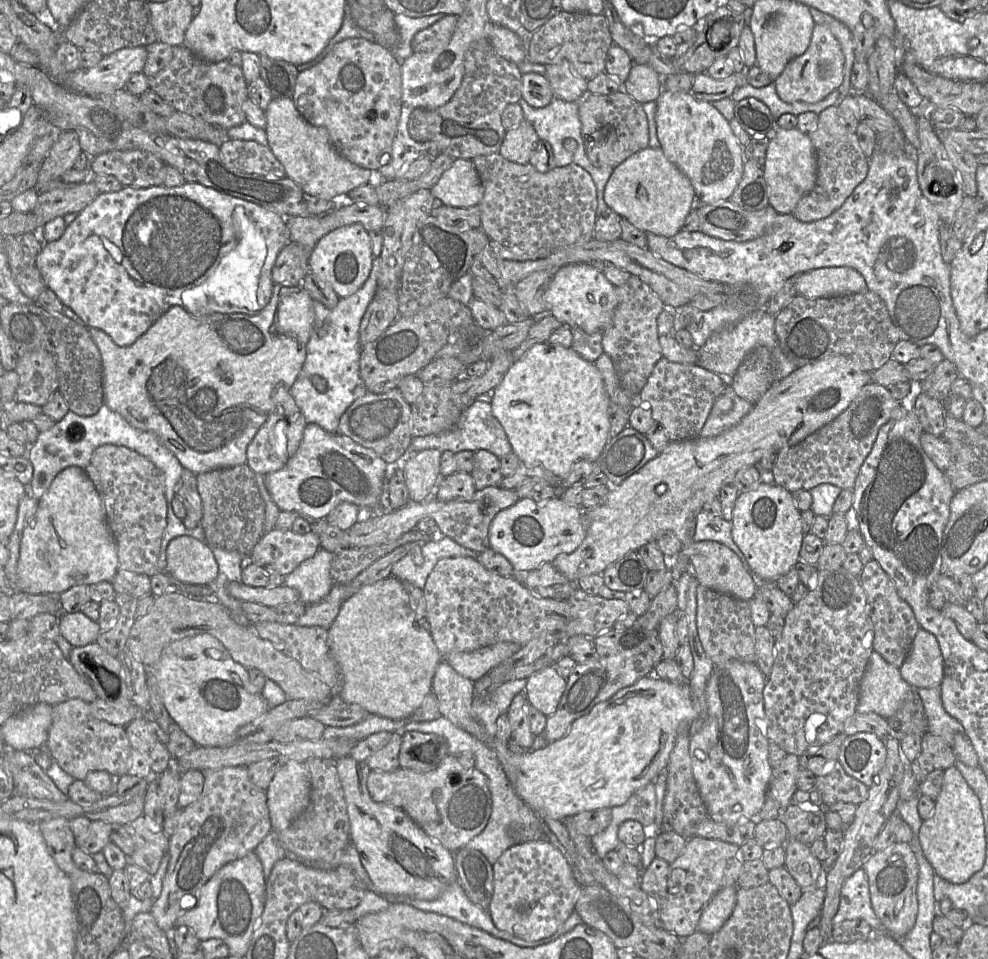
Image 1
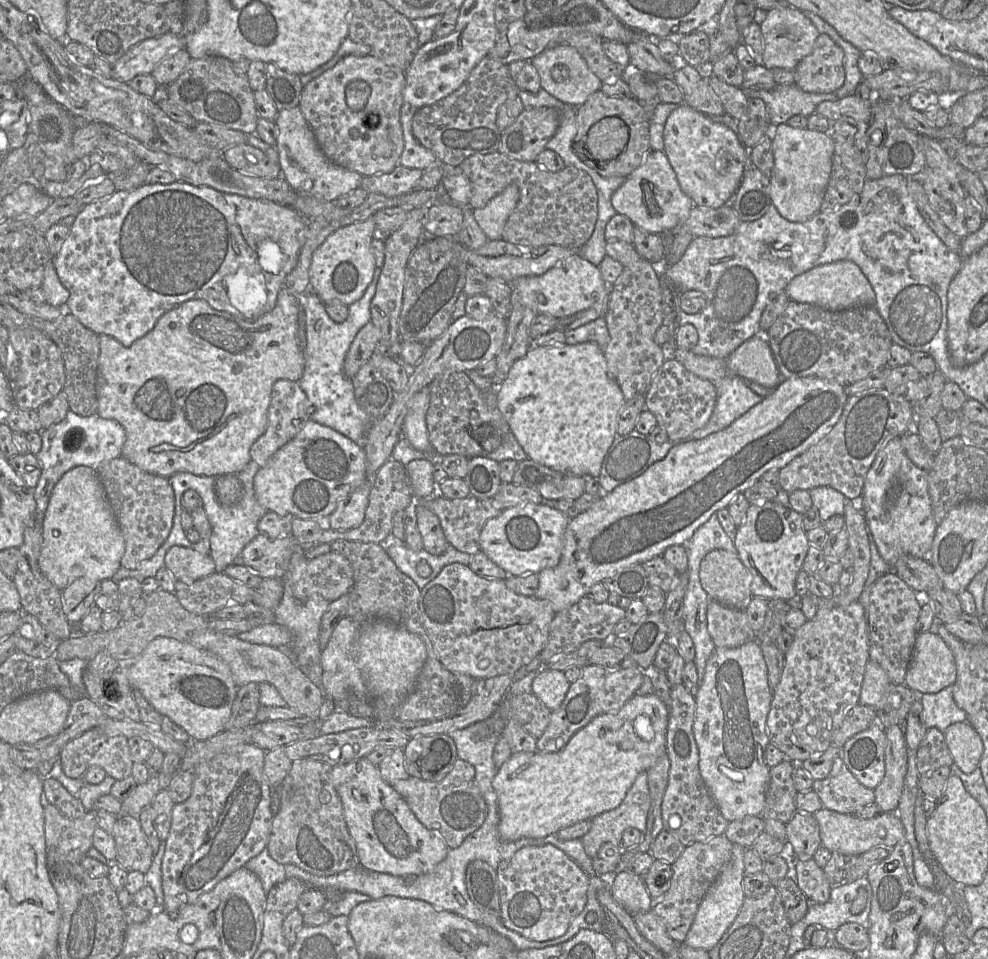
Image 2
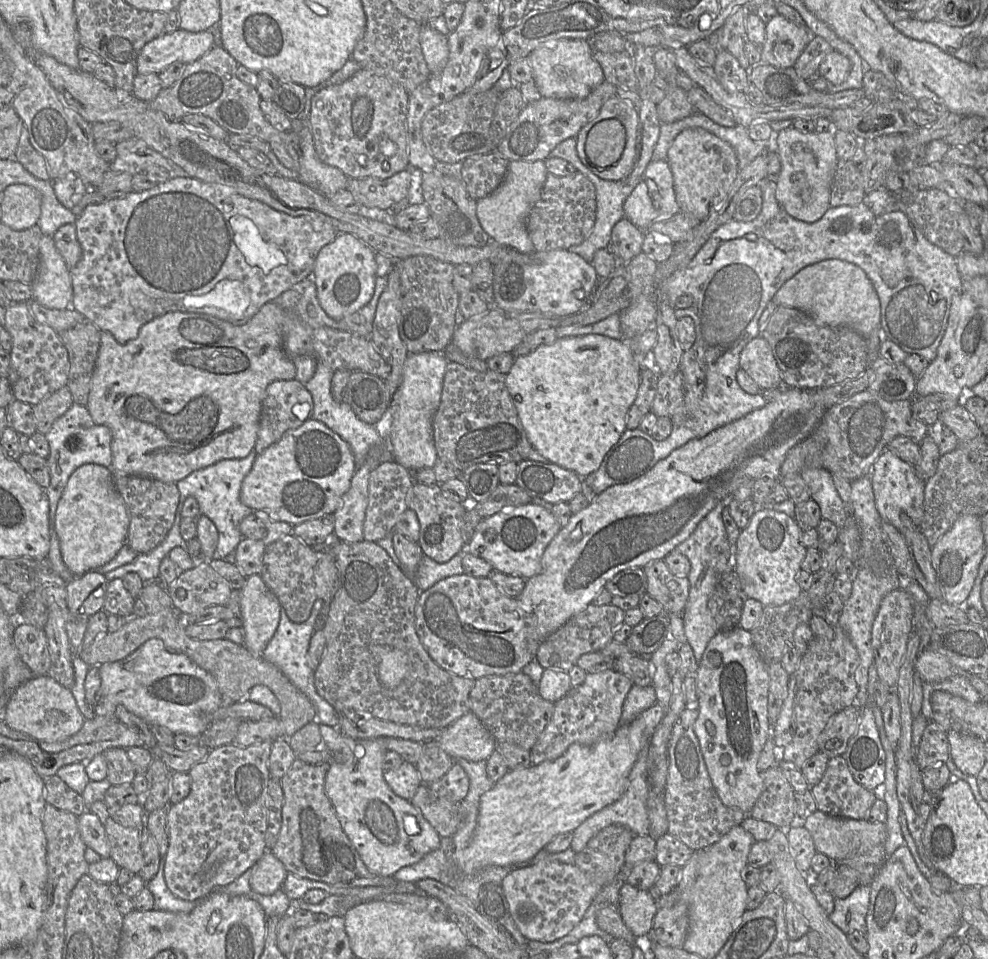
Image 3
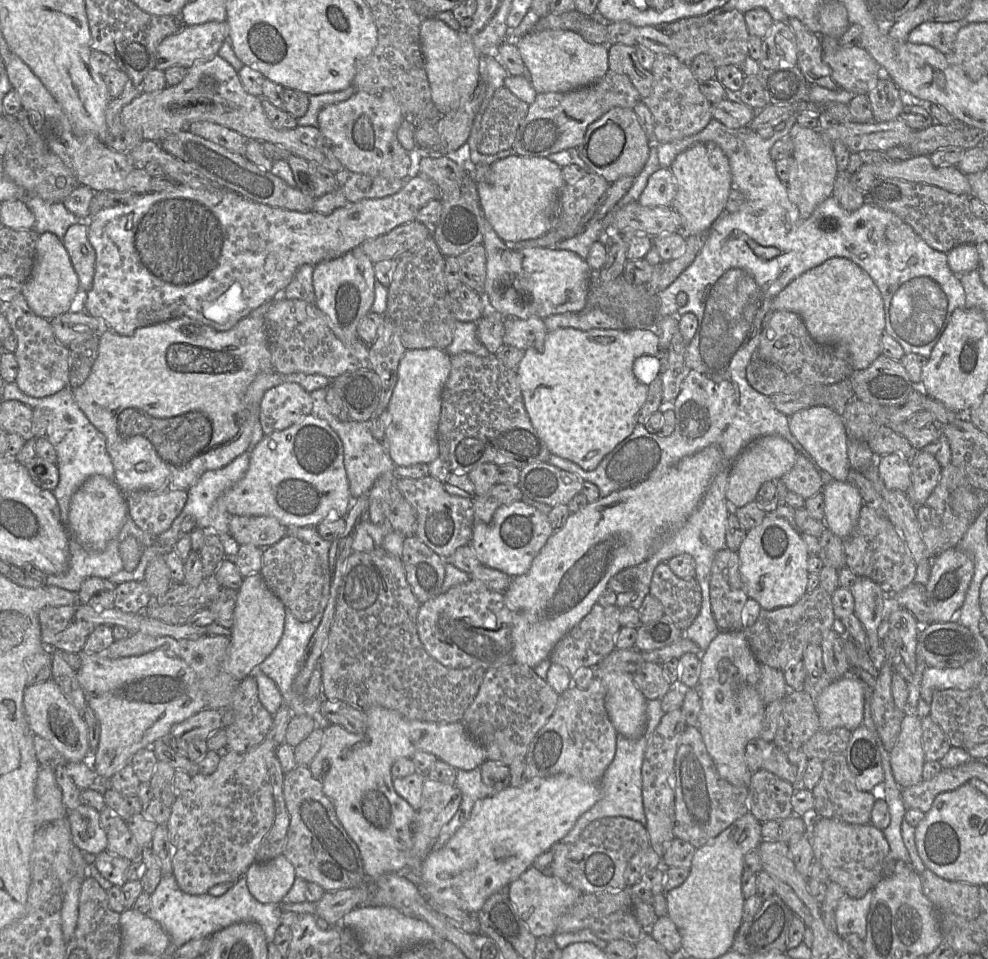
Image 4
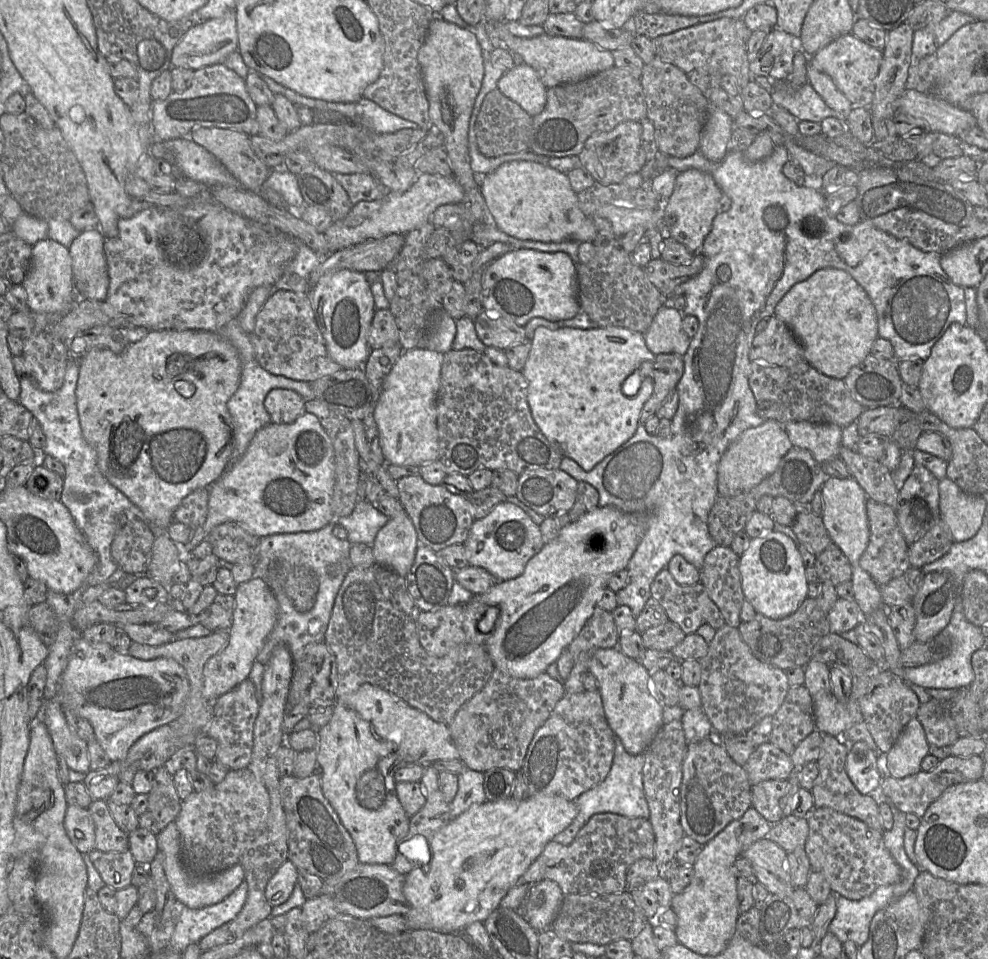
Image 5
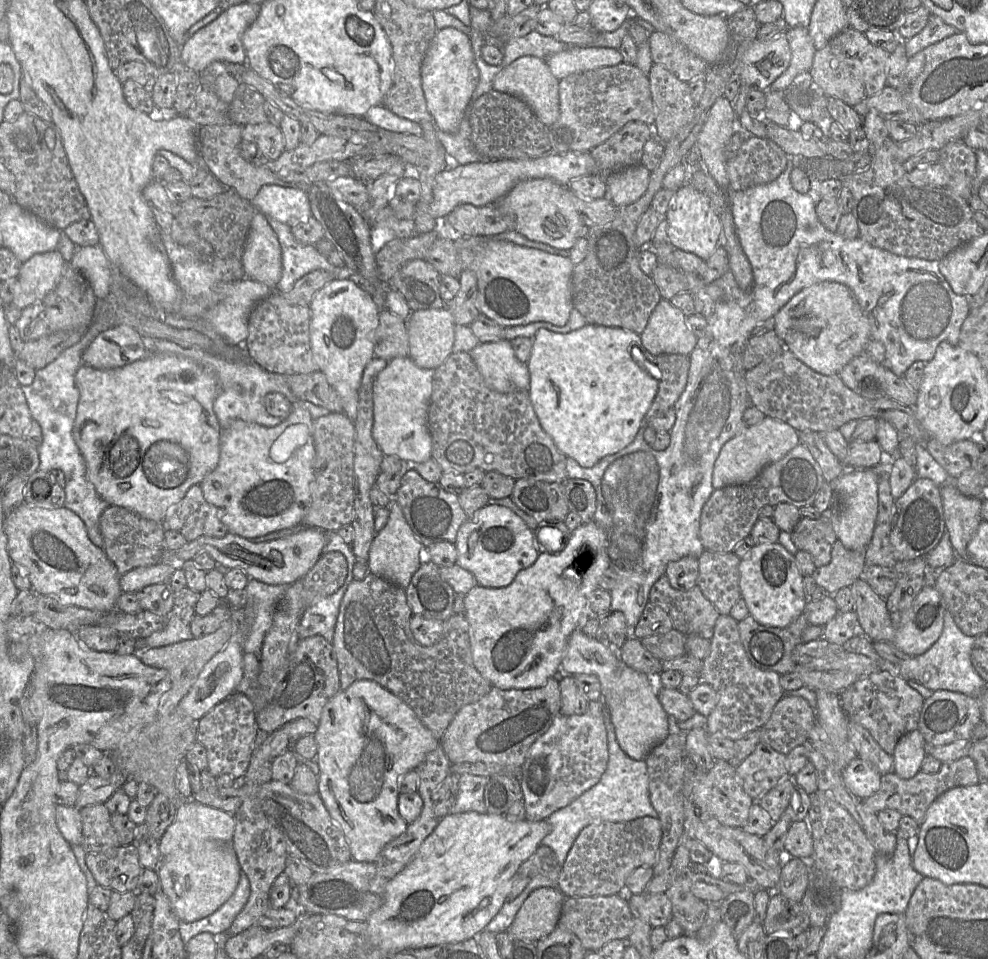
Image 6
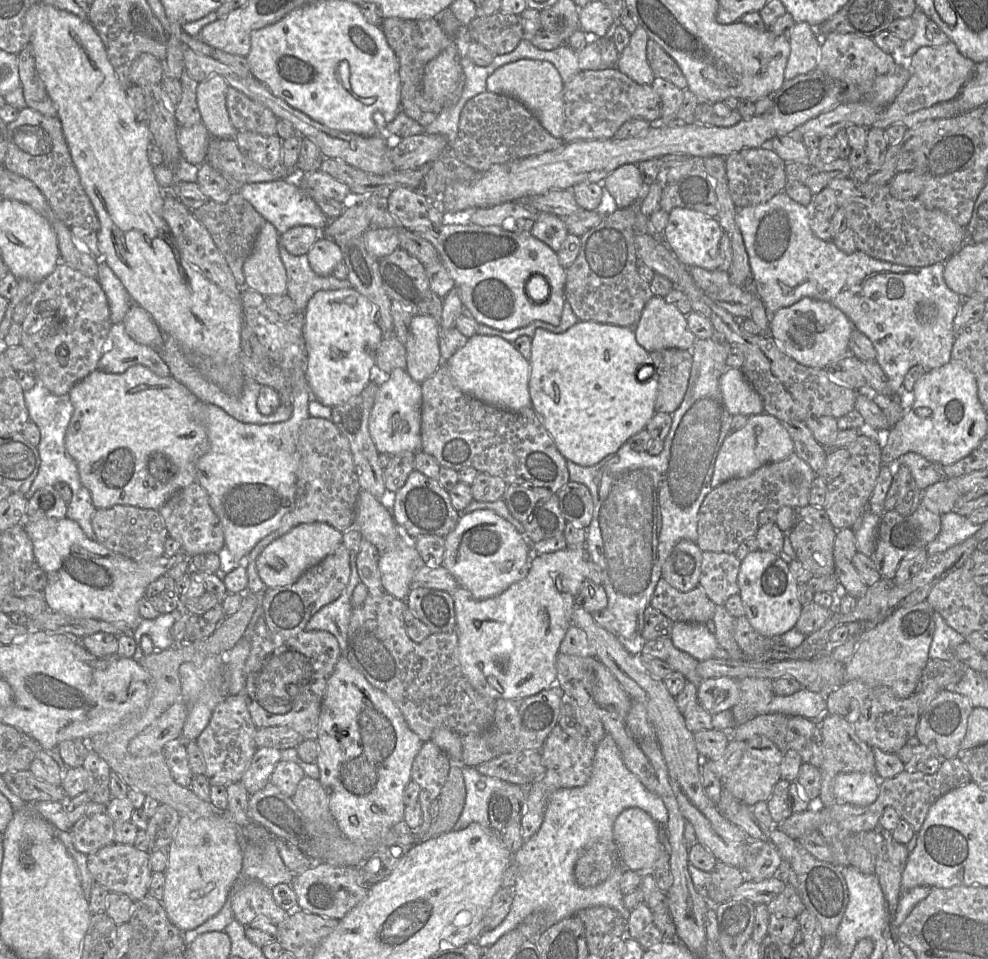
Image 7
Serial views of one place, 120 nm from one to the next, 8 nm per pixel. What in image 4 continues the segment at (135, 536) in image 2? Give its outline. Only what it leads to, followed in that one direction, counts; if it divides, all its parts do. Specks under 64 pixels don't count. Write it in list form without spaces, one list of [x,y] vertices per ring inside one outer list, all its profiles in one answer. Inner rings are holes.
[[[181,489],[138,490],[125,494],[128,515],[143,531],[159,536],[181,513],[187,491]]]

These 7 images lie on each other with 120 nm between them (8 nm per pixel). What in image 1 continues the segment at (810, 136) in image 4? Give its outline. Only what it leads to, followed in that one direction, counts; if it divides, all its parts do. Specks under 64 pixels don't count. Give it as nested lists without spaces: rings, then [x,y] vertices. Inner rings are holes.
[[[776,126],[767,150],[764,177],[768,186],[769,205],[779,214],[792,214],[801,198],[816,184],[817,159],[808,134],[796,127],[784,129]]]

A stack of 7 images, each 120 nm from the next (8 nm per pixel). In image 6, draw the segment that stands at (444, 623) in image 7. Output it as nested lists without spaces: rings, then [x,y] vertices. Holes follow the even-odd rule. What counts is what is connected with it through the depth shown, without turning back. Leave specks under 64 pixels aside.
[[[425,558],[405,591],[413,615],[445,622],[454,614],[456,593],[441,578],[439,569]]]

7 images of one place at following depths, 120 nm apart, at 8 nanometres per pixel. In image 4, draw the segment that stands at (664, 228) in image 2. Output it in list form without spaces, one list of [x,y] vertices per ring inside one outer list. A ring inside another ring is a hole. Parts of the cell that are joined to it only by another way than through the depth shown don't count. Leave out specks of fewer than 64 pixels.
[[[660,168],[648,179],[638,203],[646,207],[671,207],[676,196],[676,182],[669,168]]]

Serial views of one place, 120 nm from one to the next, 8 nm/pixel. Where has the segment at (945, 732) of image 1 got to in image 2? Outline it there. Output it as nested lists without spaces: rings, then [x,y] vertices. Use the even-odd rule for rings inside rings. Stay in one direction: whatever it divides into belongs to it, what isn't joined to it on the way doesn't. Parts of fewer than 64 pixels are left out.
[[[953,685],[937,693],[917,694],[923,707],[923,719],[927,729],[938,728],[944,733],[951,724],[967,721],[967,714],[953,699]]]

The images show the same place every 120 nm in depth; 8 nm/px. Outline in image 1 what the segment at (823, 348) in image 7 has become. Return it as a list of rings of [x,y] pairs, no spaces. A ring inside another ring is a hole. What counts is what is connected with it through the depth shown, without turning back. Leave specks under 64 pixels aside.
[[[826,267],[802,273],[796,279],[797,295],[808,299],[840,296],[869,290],[864,277],[854,268]]]

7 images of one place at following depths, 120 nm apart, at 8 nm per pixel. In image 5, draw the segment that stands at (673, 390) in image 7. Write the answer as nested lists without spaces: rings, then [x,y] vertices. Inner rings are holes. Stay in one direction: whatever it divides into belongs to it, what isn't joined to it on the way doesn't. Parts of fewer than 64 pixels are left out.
[[[662,353],[655,357],[653,362],[642,364],[640,369],[635,372],[635,375],[640,373],[641,378],[650,376],[654,381],[654,390],[651,397],[646,401],[640,414],[639,422],[644,424],[651,416],[656,415],[656,412],[661,407],[671,390],[677,387],[684,371],[683,357],[678,354]]]

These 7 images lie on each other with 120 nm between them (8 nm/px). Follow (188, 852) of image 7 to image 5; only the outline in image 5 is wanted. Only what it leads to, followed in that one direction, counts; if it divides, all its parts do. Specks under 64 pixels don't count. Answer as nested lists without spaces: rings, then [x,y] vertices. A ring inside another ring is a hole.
[[[175,820],[157,834],[158,851],[164,857],[164,871],[175,898],[189,908],[199,909],[221,902],[245,879],[244,869],[235,864],[221,872],[197,876],[189,873],[180,859],[180,834]]]

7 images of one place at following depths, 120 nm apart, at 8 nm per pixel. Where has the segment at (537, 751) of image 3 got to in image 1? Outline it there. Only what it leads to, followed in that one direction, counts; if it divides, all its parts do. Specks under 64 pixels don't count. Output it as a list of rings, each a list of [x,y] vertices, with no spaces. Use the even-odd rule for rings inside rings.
[[[645,654],[634,656],[606,655],[595,661],[577,664],[567,678],[567,686],[556,712],[547,717],[547,724],[542,735],[548,743],[563,738],[576,719],[587,715],[594,706],[610,699],[619,690],[653,674],[653,670],[654,666]]]

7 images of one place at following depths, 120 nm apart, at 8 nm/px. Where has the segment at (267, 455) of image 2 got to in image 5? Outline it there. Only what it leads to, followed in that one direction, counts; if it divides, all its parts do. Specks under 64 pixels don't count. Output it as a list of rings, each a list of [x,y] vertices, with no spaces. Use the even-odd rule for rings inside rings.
[[[272,389],[264,400],[264,407],[273,424],[289,424],[306,413],[305,401],[295,391]]]

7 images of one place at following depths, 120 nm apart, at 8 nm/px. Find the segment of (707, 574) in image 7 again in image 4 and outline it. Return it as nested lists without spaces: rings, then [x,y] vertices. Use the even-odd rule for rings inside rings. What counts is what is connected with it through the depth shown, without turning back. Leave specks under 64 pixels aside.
[[[728,549],[716,553],[710,579],[711,609],[720,631],[742,630],[742,610],[748,600],[739,573],[739,556]]]

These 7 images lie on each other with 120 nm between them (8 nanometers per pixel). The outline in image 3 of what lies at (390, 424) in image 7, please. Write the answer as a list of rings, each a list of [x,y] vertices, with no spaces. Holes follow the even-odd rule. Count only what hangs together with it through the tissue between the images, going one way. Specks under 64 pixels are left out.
[[[441,351],[408,353],[403,365],[400,385],[391,399],[390,448],[394,461],[410,471],[432,468],[438,459],[433,438],[433,418],[440,404],[448,362]]]

